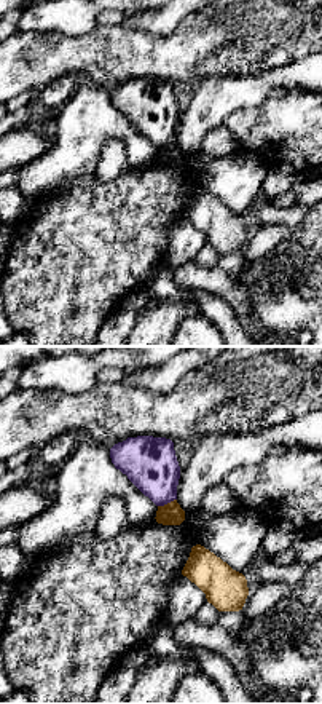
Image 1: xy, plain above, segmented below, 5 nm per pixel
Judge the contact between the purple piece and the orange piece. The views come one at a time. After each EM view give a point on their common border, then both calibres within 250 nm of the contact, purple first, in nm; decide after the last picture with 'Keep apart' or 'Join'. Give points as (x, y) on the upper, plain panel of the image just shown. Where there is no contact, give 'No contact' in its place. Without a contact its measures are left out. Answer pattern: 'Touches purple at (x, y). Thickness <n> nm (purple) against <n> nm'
Touches purple at (166, 146). Thickness 260 nm (purple) against 110 nm

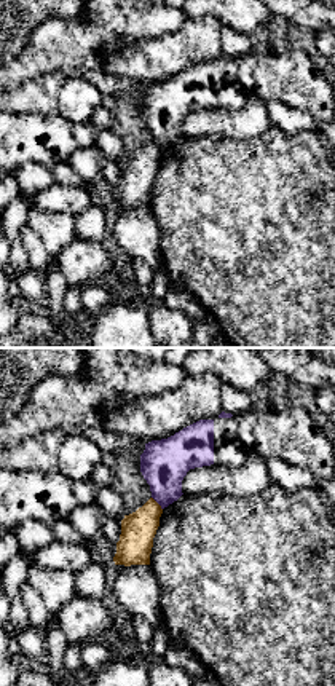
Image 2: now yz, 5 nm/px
Touches purple at (157, 144). Thickness 240 nm (purple) against 180 nm

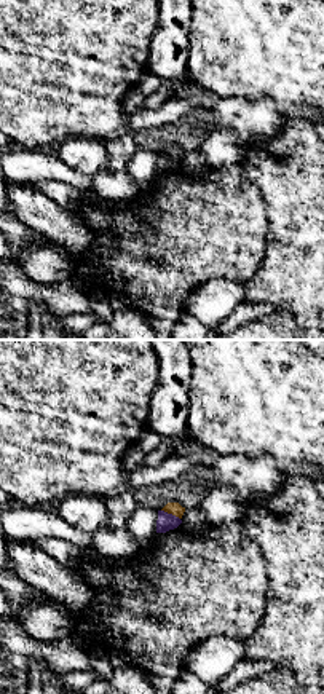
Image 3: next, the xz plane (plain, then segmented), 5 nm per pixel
Touches purple at (171, 157). Thickness 90 nm (purple) against 70 nm

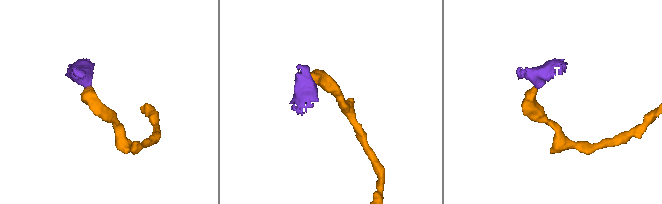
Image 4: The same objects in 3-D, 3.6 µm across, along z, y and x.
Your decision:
Keep apart

